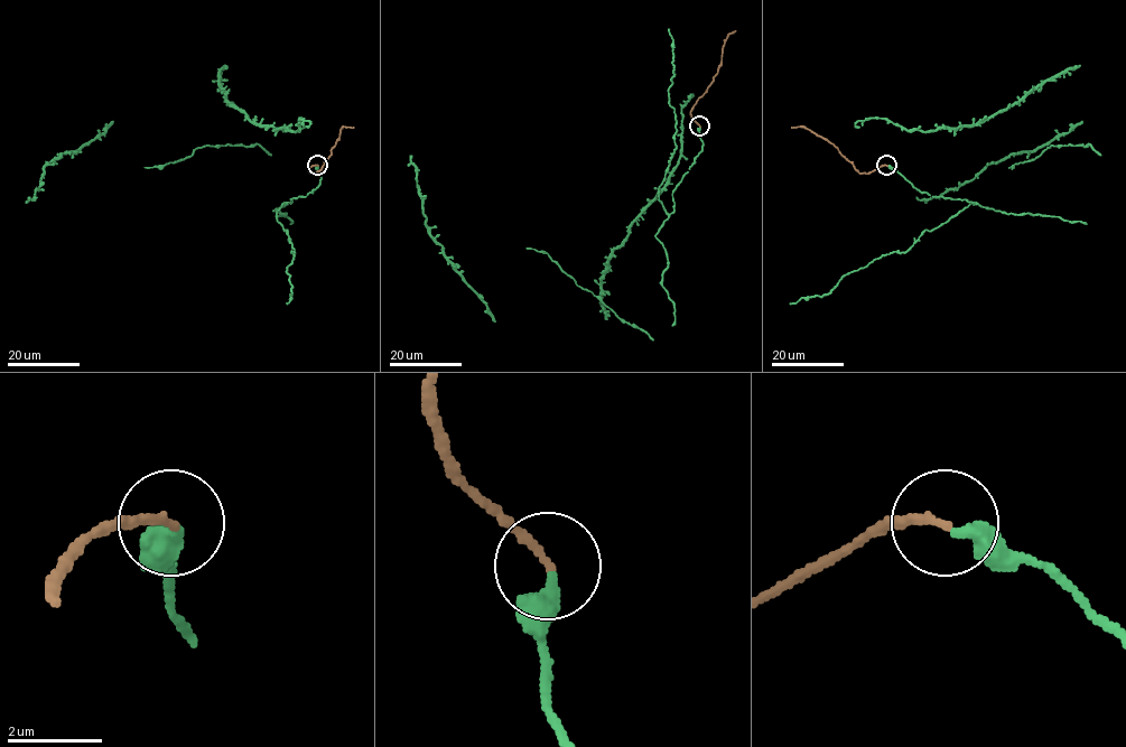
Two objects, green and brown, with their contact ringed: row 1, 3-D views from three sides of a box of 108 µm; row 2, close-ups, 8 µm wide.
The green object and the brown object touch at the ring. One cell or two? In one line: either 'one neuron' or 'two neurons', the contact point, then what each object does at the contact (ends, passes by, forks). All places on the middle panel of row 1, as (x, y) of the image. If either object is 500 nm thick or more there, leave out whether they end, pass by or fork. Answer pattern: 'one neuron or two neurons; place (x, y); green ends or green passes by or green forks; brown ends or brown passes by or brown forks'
one neuron; place (699, 125); green ends; brown ends

